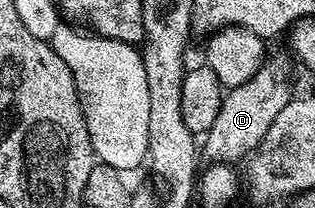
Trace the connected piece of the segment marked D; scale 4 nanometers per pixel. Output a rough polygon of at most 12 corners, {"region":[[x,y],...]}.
{"region":[[267,58],[223,94],[205,158],[245,160],[291,98],[285,61]]}

